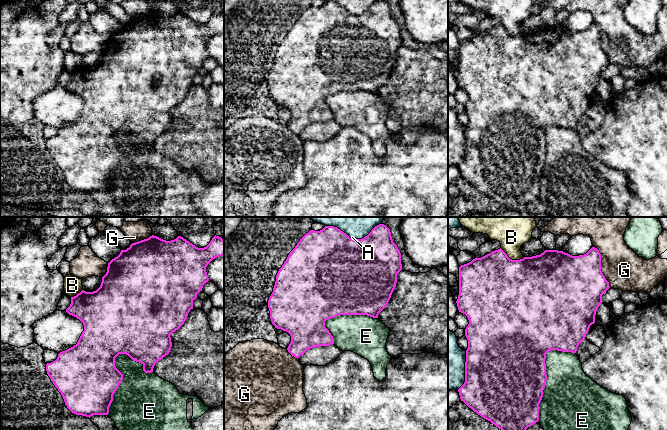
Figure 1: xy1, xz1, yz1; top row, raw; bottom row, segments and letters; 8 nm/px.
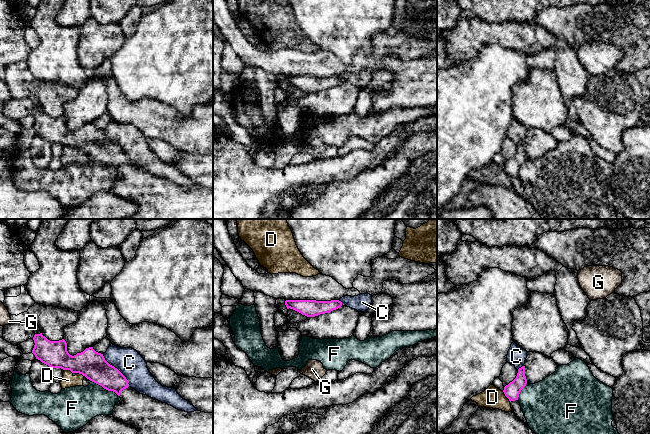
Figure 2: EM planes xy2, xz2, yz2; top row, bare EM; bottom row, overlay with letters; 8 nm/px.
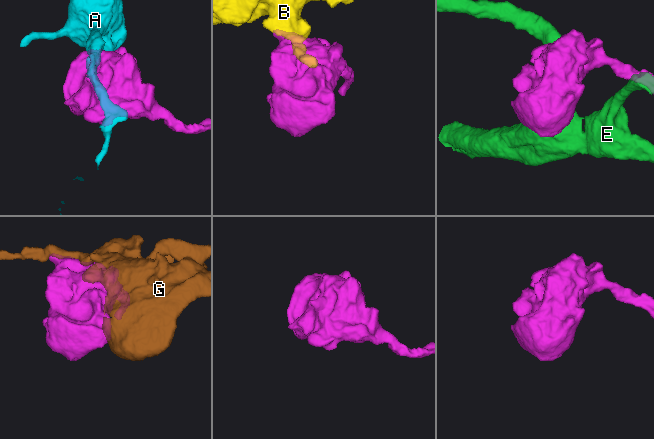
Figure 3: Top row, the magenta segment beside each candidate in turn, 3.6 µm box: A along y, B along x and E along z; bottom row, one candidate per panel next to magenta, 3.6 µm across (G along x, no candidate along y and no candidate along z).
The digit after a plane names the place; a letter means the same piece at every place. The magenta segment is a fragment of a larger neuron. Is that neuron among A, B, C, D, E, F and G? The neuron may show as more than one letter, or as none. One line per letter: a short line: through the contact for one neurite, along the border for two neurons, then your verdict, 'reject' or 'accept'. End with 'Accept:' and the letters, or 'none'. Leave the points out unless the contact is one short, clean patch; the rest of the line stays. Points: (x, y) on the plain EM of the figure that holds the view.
A: reject
B: reject
C: line xy2 (102, 130), (125, 153), (129, 162); reject
D: reject
E: reject
F: line xy2 (91, 156), (108, 166), (114, 167), (119, 172); reject
G: reject
Accept: none

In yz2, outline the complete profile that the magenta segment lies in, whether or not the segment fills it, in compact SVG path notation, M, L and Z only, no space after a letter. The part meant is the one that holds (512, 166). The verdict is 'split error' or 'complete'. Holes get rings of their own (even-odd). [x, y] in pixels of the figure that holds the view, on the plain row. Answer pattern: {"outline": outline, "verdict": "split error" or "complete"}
{"outline": "M525 142L518 145L516 154L504 163L504 170L509 175L512 188L518 193L522 198L528 202L529 211L531 213L531 219L545 219L535 208L533 208L525 194L523 186L521 185L520 179L518 177L519 170L521 166L526 162L527 155L525 152Z", "verdict": "split error"}

